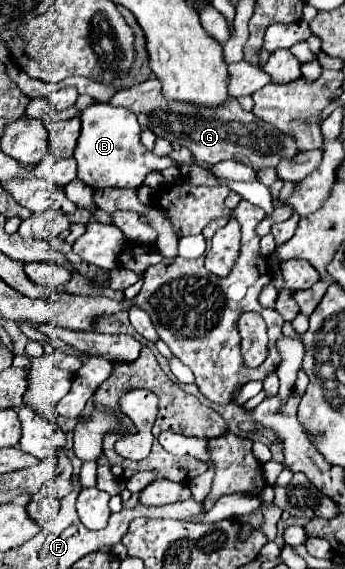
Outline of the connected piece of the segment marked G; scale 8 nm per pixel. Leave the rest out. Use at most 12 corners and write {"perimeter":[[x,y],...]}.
{"perimeter":[[158,78],[116,92],[140,126],[222,160],[276,168],[296,140],[234,98],[226,108],[166,102]]}

